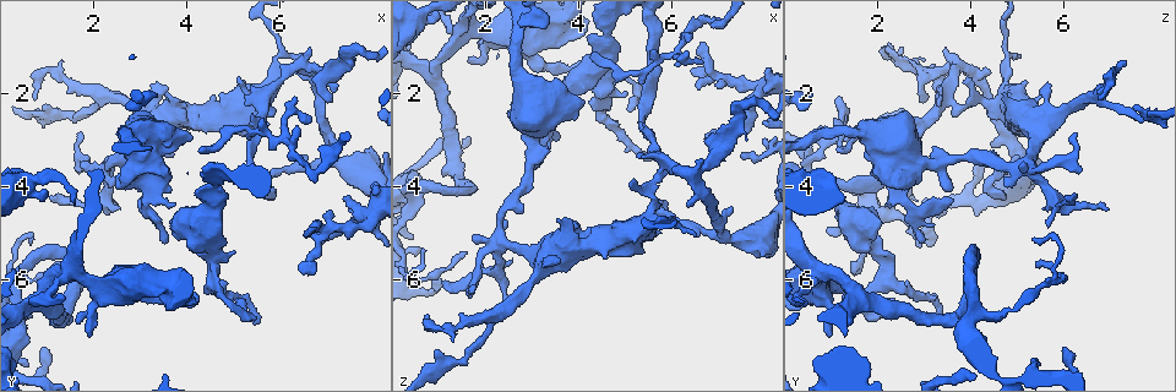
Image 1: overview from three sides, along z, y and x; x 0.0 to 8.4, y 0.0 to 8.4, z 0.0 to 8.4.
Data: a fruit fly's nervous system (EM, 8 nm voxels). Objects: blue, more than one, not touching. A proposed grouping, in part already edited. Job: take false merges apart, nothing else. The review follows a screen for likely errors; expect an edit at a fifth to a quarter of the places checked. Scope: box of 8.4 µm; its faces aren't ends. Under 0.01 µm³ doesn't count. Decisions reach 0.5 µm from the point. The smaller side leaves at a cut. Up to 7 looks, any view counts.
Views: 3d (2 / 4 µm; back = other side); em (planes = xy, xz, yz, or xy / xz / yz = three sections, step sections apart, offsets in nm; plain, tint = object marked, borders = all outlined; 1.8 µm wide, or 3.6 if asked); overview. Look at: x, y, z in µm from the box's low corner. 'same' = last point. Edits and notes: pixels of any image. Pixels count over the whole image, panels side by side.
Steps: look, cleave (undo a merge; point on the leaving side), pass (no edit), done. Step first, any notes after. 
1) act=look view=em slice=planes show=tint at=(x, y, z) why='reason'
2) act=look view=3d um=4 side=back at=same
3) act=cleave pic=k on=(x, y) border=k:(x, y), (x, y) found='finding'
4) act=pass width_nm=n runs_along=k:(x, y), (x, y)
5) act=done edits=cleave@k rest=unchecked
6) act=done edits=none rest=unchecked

act=look view=3d um=4 at=(4.65, 4.00, 0.75) why='sharp bend'

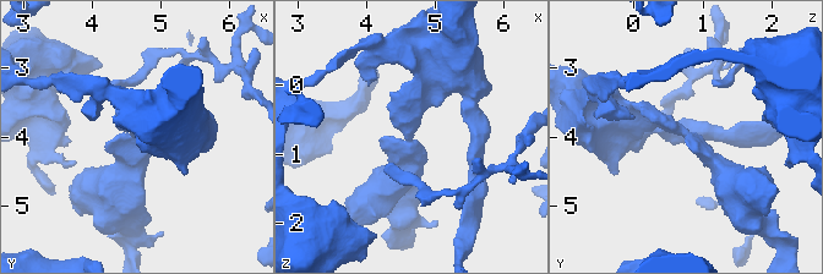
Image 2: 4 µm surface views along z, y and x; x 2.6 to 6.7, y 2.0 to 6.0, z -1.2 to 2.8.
act=look view=em slice=yz step=4 show=tint at=(4.65, 4.00, 0.75)

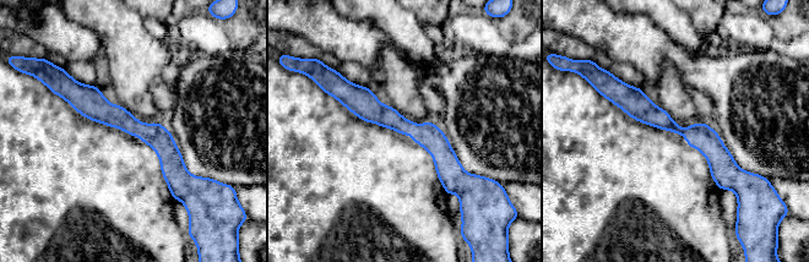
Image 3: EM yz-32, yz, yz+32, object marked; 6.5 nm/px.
act=pass runs_along=3:(342, 96), (418, 131), (465, 175) found='all the same cell'

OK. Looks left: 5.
act=look view=em slice=planes show=tint at=(5.75, 2.20, 3.55) why='thick turns thin'

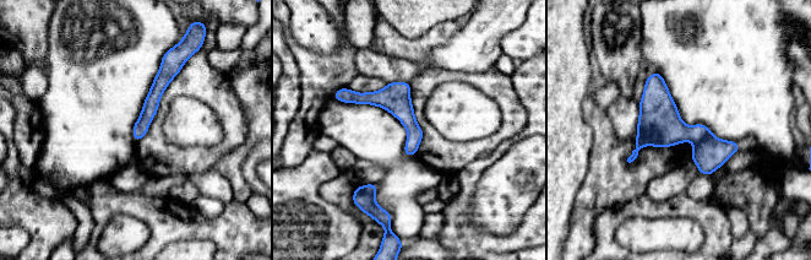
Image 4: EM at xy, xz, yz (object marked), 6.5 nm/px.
act=cleave pic=4 on=(668, 130) width_nm=100 border=4:(712, 135), (695, 145) found='two cells meet here'

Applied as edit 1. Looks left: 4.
act=look view=3d um=4 at=(6.10, 2.95, 1.20)

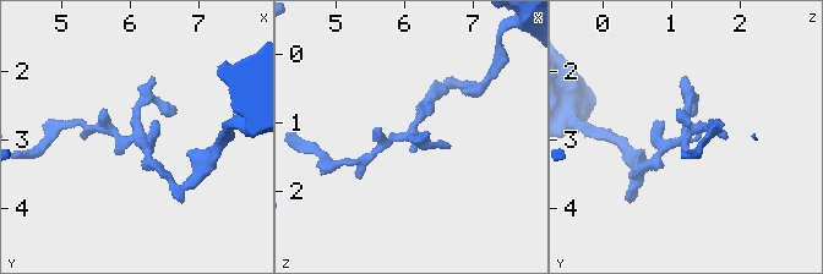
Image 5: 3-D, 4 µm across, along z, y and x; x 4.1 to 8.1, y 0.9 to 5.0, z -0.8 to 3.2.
act=look view=em slice=planes show=tint at=(6.10, 2.95, 1.15) arms=3

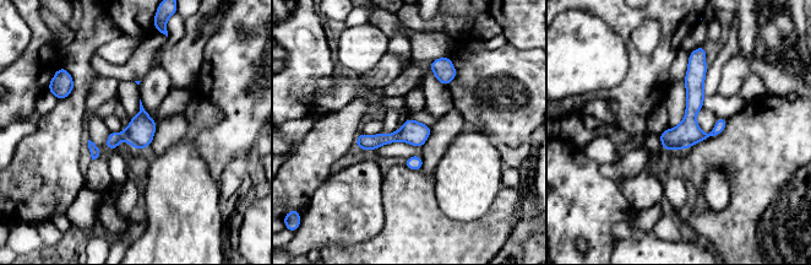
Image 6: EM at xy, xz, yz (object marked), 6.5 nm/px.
act=pass runs_along=6:(697, 55), (690, 123), (667, 146) found='one cell here'

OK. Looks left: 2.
act=done edits=cleave@4 rest=unchecked

